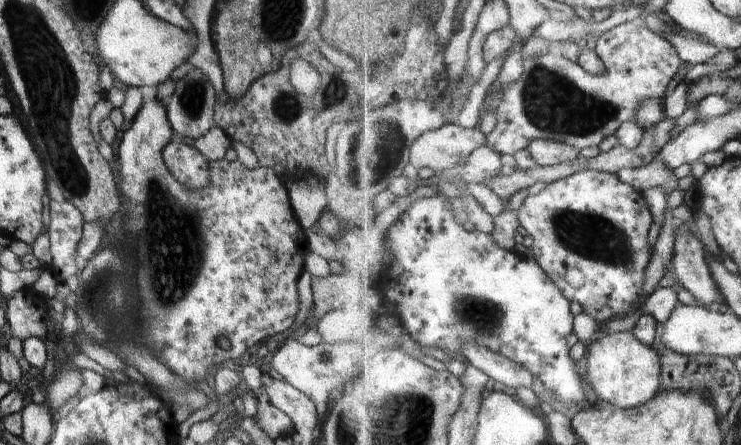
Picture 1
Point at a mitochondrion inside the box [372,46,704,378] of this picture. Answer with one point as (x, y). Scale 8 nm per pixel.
(552, 103)

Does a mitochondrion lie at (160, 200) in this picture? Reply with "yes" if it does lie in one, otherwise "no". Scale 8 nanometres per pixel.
yes

